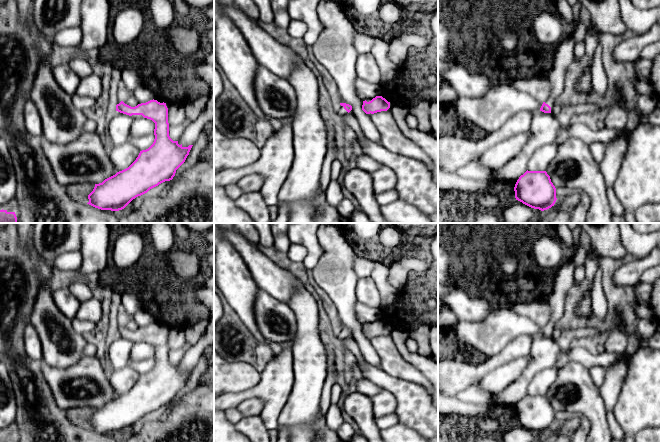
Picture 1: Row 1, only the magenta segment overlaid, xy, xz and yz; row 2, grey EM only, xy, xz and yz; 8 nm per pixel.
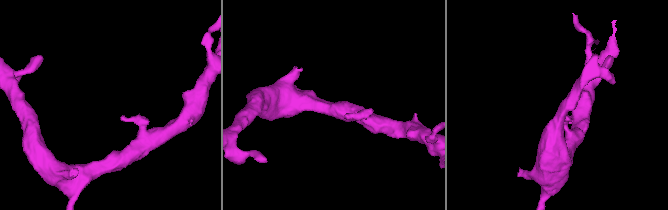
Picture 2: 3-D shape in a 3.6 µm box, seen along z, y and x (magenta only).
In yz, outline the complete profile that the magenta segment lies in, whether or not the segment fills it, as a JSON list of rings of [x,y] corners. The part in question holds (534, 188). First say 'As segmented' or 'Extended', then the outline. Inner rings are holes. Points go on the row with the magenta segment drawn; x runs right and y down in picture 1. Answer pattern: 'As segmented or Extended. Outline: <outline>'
As segmented. Outline: [[[526,171],[517,180],[515,198],[523,204],[541,211],[554,206],[556,188],[546,171]]]

